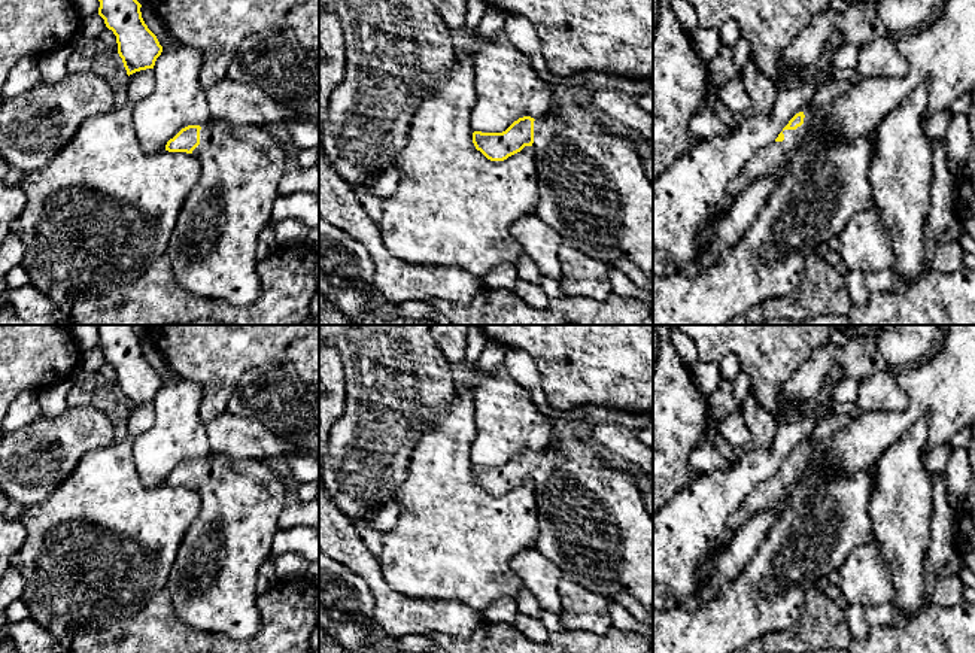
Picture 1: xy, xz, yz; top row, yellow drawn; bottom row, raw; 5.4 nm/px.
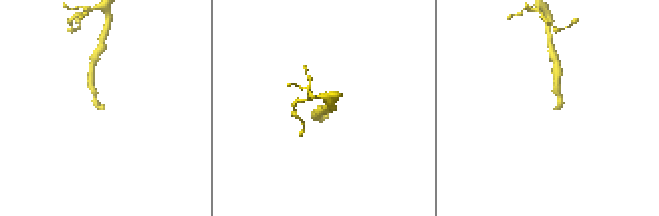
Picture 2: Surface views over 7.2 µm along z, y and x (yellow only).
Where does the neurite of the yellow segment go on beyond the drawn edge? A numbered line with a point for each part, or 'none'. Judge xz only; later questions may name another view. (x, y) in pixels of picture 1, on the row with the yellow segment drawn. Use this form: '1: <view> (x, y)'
1: xz (594, 191)

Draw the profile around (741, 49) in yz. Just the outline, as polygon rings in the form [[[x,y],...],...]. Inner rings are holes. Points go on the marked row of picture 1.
[[[739,37],[732,46],[732,55],[738,75],[741,75],[747,60],[750,58],[750,45],[744,37]]]

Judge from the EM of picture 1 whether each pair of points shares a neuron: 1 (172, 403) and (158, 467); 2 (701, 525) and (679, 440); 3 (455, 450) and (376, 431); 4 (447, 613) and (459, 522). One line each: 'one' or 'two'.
1: one
2: two
3: two
4: two

